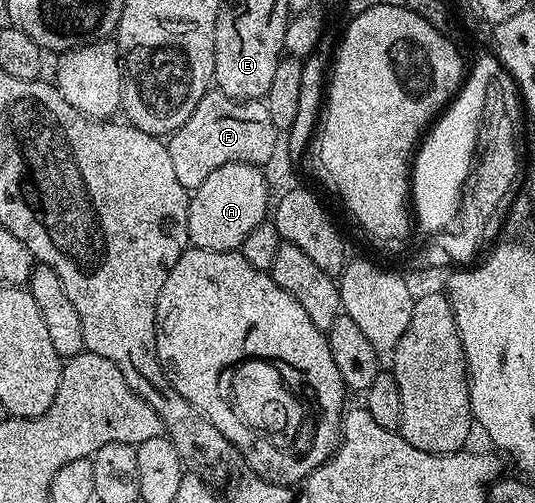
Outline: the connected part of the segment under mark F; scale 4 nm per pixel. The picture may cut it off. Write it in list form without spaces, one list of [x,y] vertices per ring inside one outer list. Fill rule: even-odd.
[[[211,90],[204,94],[204,98],[200,98],[200,106],[196,106],[196,110],[192,110],[192,118],[188,118],[188,122],[184,122],[184,126],[171,132],[168,137],[168,147],[172,154],[172,171],[180,181],[180,186],[184,186],[188,190],[199,188],[204,182],[204,178],[208,178],[208,174],[212,174],[212,170],[220,170],[220,166],[229,164],[265,165],[264,162],[273,154],[274,147],[277,144],[279,147],[280,138],[278,142],[277,135],[279,136],[279,133],[262,100],[233,100],[228,98],[228,94]]]

